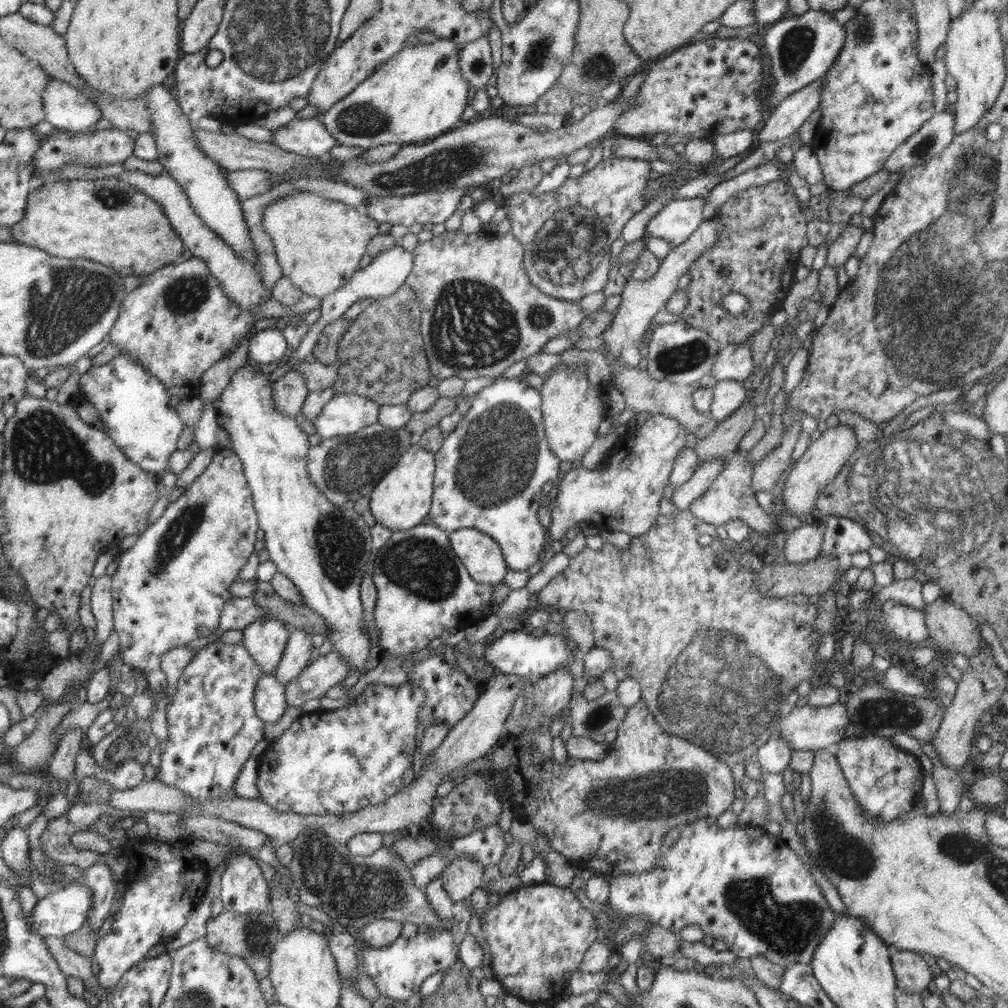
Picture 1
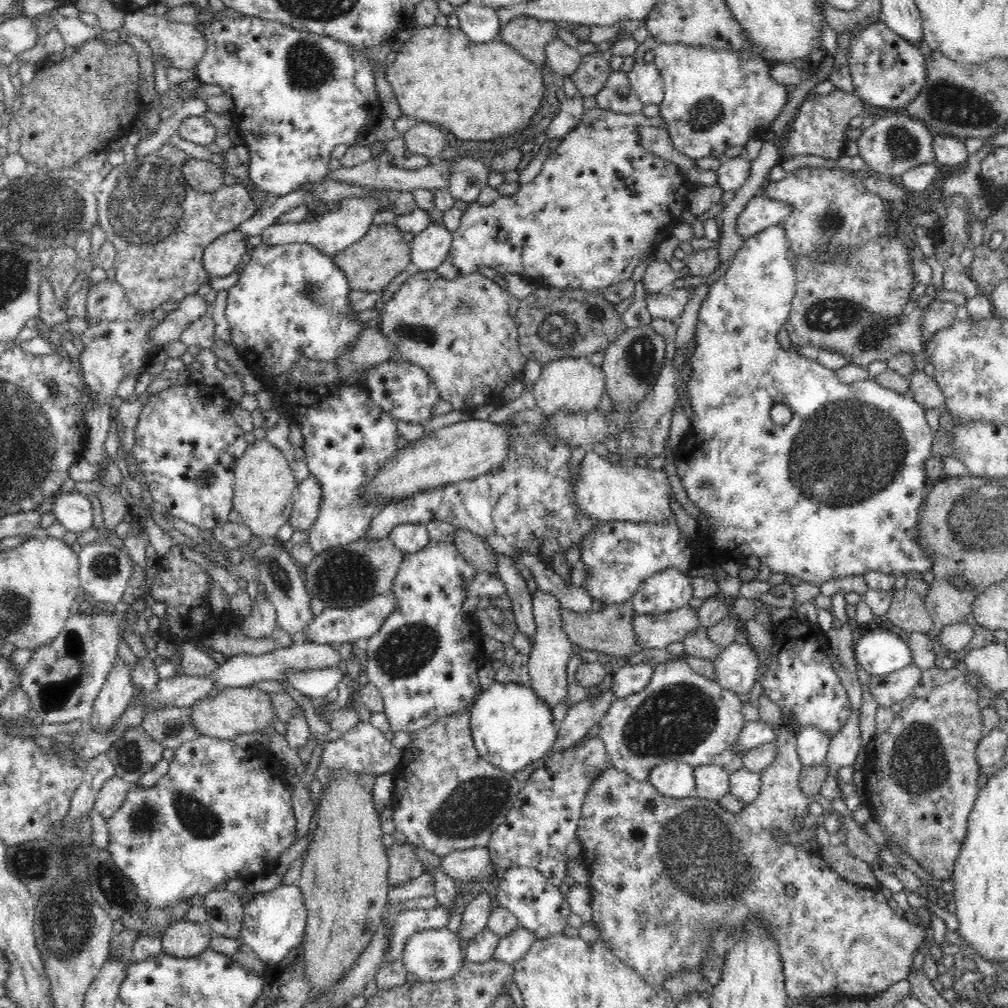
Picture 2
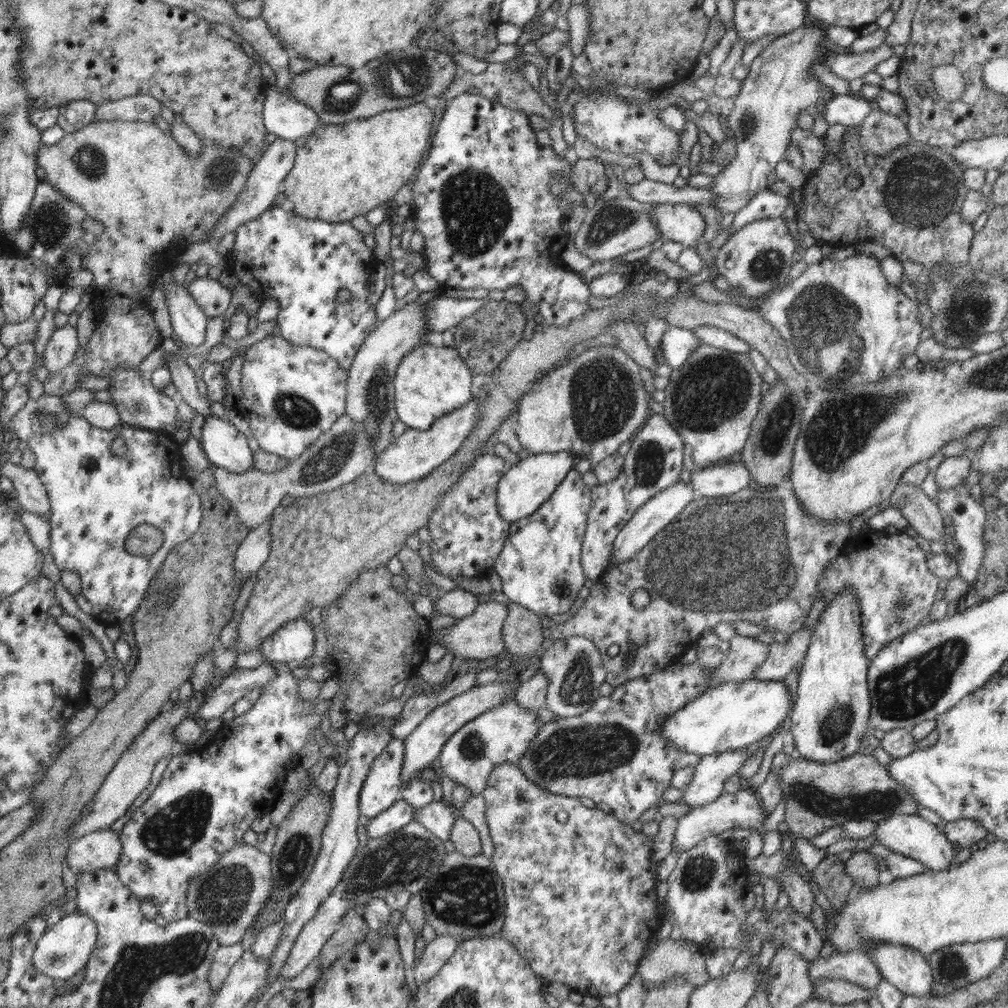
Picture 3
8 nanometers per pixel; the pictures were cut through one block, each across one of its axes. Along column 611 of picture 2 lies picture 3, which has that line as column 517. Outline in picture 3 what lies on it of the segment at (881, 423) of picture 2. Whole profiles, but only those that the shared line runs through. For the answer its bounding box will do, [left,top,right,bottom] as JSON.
[492,469,591,617]

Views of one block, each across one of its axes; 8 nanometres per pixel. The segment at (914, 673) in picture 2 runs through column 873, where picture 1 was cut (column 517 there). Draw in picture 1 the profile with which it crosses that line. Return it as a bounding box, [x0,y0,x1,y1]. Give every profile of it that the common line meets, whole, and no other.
[107,669,534,848]

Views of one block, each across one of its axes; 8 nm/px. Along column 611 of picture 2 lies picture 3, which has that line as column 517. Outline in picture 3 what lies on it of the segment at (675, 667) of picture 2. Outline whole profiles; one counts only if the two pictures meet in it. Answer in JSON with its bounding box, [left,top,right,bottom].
[437,700,542,795]

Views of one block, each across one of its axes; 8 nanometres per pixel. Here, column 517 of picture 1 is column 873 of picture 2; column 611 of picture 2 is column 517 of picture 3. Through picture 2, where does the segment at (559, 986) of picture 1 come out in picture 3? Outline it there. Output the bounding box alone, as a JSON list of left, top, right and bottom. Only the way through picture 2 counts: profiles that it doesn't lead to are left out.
[481,761,662,997]

